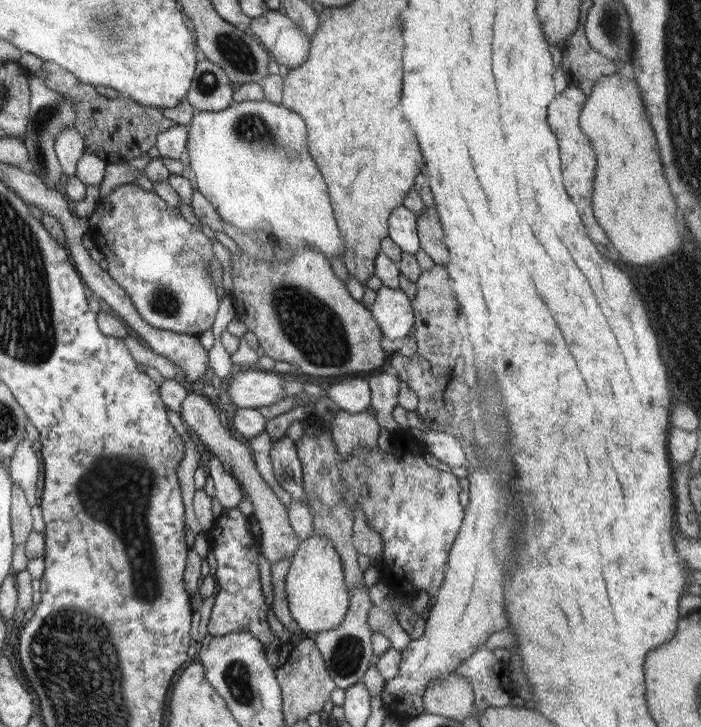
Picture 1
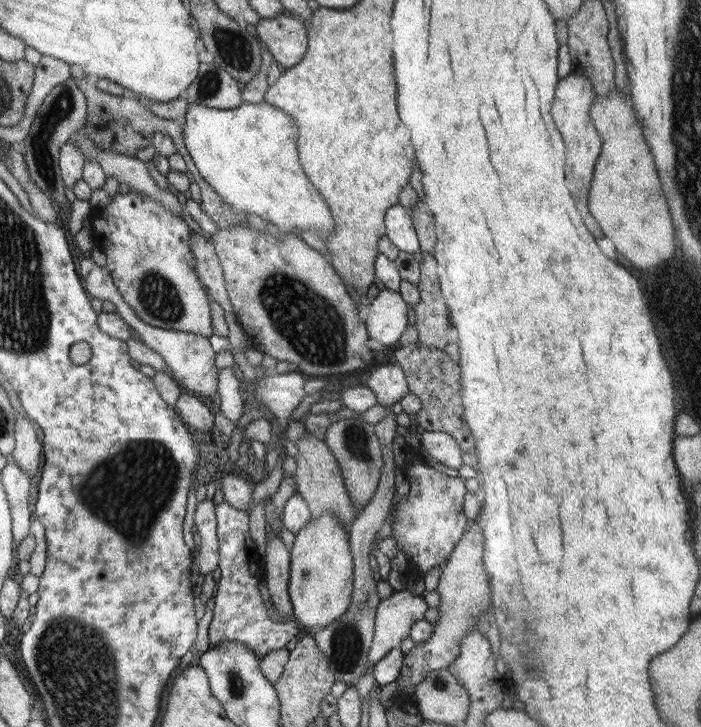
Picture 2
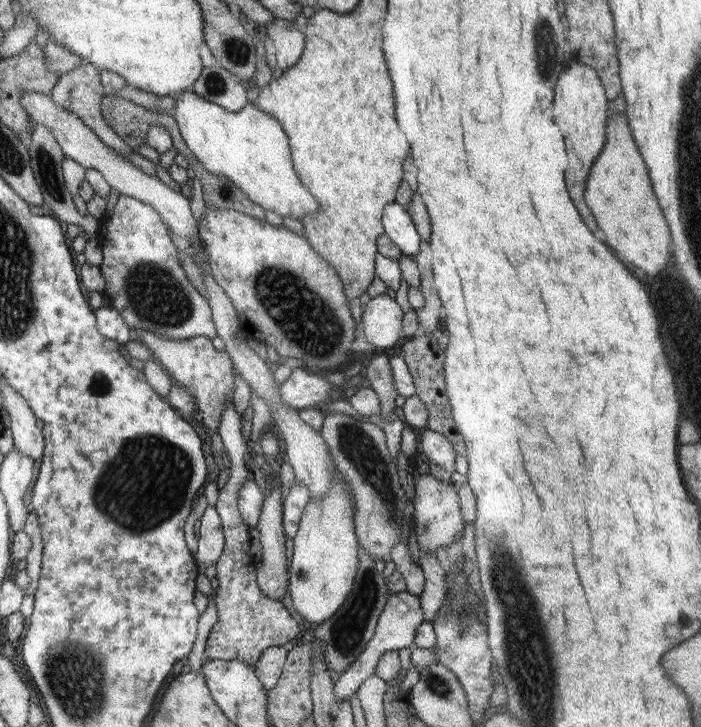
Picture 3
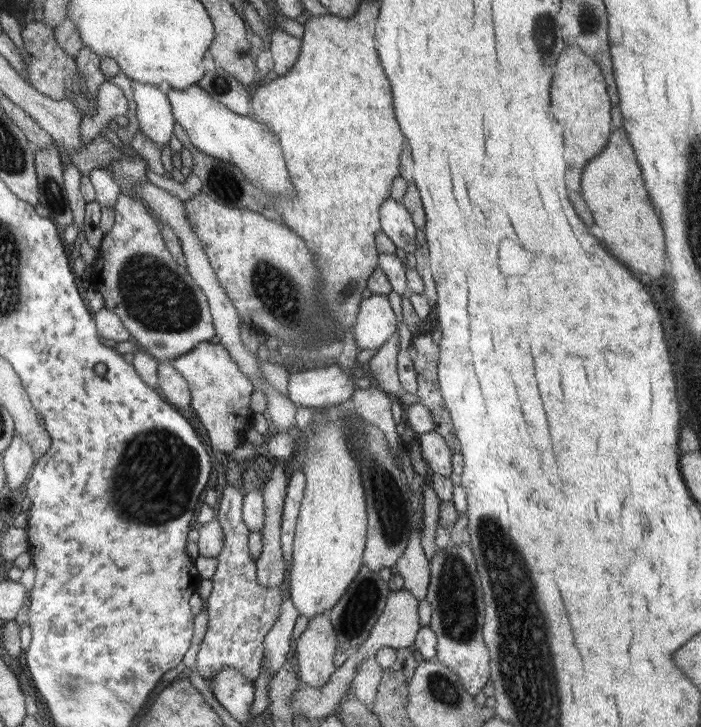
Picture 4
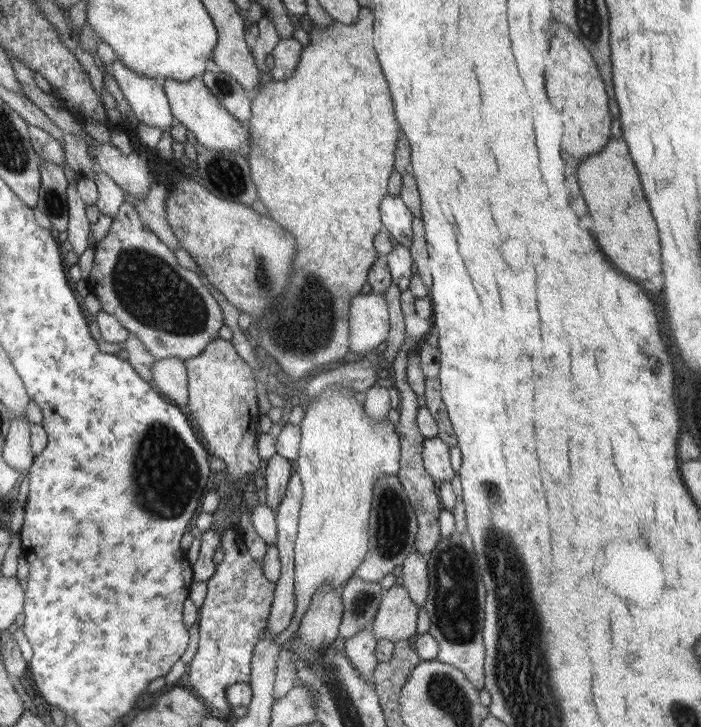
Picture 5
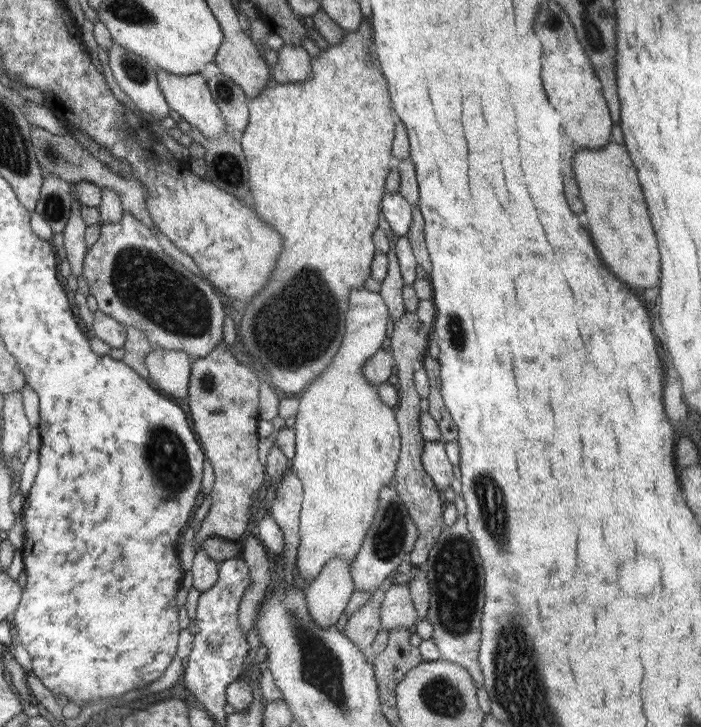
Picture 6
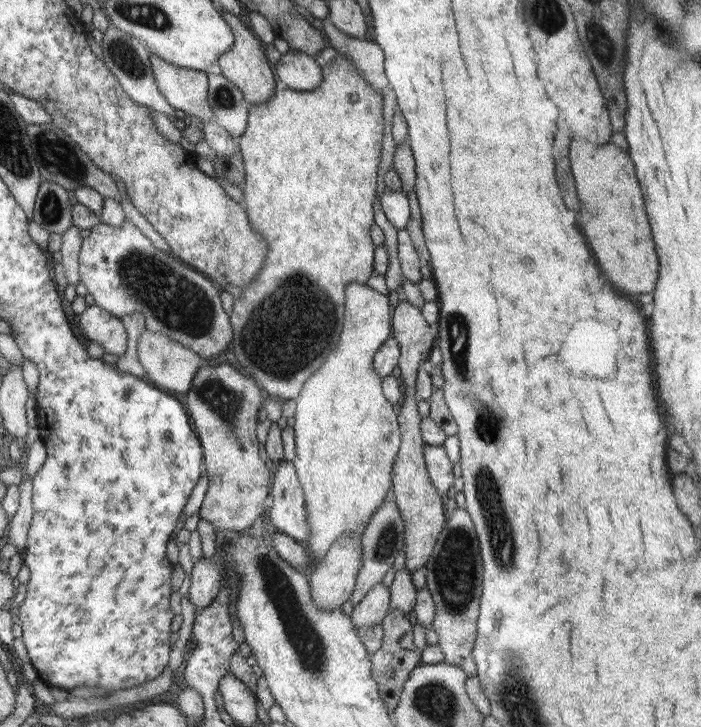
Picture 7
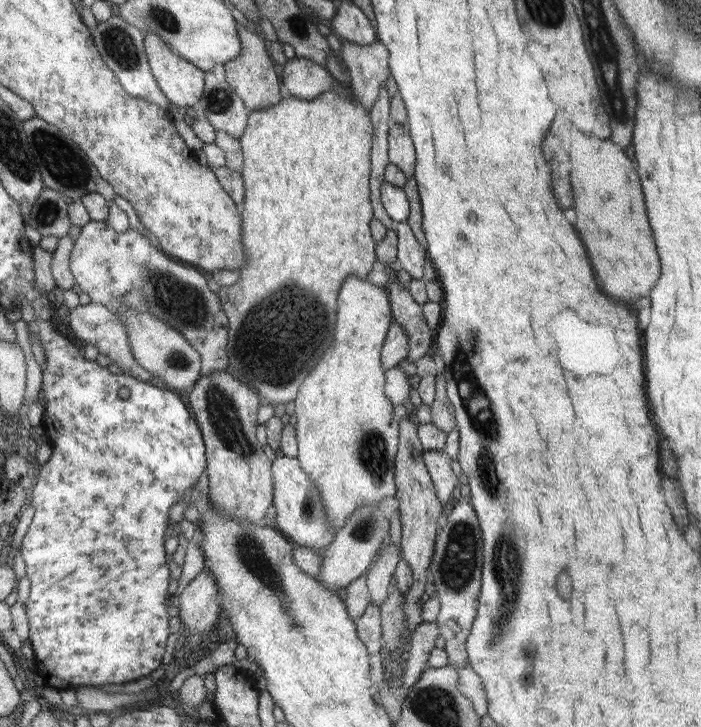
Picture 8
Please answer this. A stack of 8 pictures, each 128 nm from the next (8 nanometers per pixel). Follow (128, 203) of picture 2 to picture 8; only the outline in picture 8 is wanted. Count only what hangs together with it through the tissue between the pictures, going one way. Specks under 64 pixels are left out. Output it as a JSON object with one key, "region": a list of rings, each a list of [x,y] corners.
{"region":[[[89,221],[80,227],[81,232],[74,240],[69,255],[69,268],[77,286],[87,294],[91,303],[97,303],[108,308],[117,307],[125,293],[130,290],[142,292],[147,310],[151,316],[158,318],[165,326],[176,330],[199,353],[201,370],[199,377],[215,371],[229,370],[226,344],[228,337],[228,320],[221,308],[218,296],[209,290],[203,275],[197,268],[185,268],[170,260],[157,246],[149,243],[149,239],[135,229],[115,232],[107,221]]]}

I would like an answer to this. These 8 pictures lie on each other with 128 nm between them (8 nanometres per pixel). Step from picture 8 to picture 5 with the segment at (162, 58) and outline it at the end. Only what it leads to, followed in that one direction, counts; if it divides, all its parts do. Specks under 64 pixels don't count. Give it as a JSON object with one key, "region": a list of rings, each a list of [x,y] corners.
{"region":[[[192,78],[187,82],[177,82],[175,80],[165,80],[163,90],[170,106],[170,111],[174,120],[191,132],[195,137],[196,144],[203,146],[207,150],[237,152],[241,146],[245,146],[248,154],[250,146],[250,134],[246,126],[242,125],[236,118],[233,118],[225,107],[209,92],[200,78]]]}

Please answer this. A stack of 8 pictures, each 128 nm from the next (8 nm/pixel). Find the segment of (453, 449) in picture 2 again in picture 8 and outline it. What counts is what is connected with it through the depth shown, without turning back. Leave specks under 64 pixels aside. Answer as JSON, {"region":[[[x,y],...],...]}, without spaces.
{"region":[[[435,450],[423,452],[422,459],[433,489],[436,491],[436,497],[445,509],[449,508],[453,502],[451,491],[453,491],[458,479],[449,466],[451,459],[444,452]]]}

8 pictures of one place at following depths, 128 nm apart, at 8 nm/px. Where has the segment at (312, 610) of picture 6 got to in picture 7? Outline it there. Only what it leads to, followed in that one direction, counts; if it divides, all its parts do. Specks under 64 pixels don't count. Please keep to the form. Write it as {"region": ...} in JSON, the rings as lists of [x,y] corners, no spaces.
{"region":[[[359,533],[352,536],[339,536],[327,550],[323,559],[317,561],[309,576],[311,600],[319,610],[335,610],[352,595],[361,558]]]}

